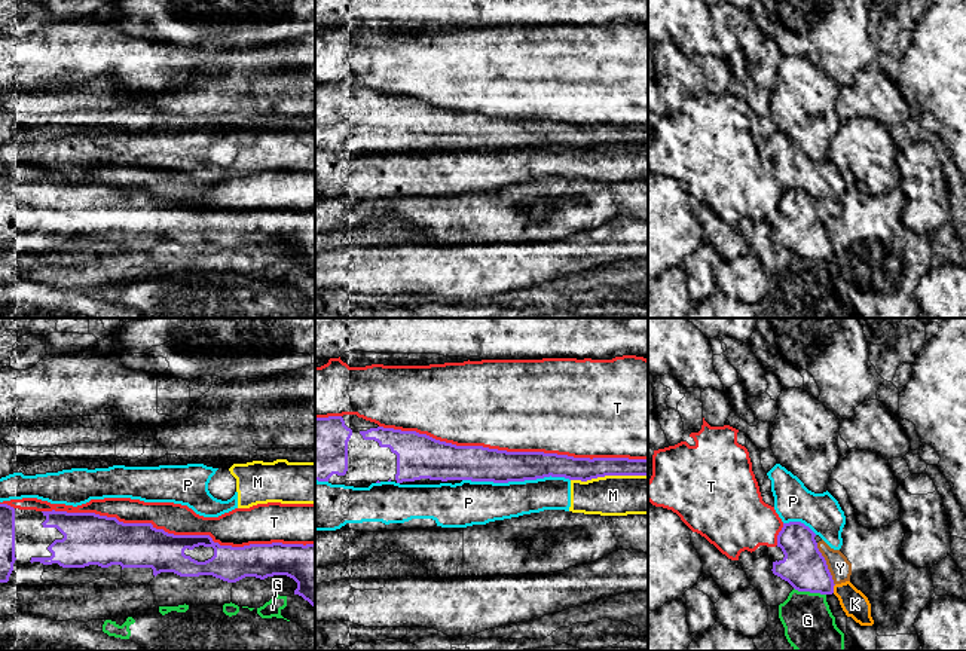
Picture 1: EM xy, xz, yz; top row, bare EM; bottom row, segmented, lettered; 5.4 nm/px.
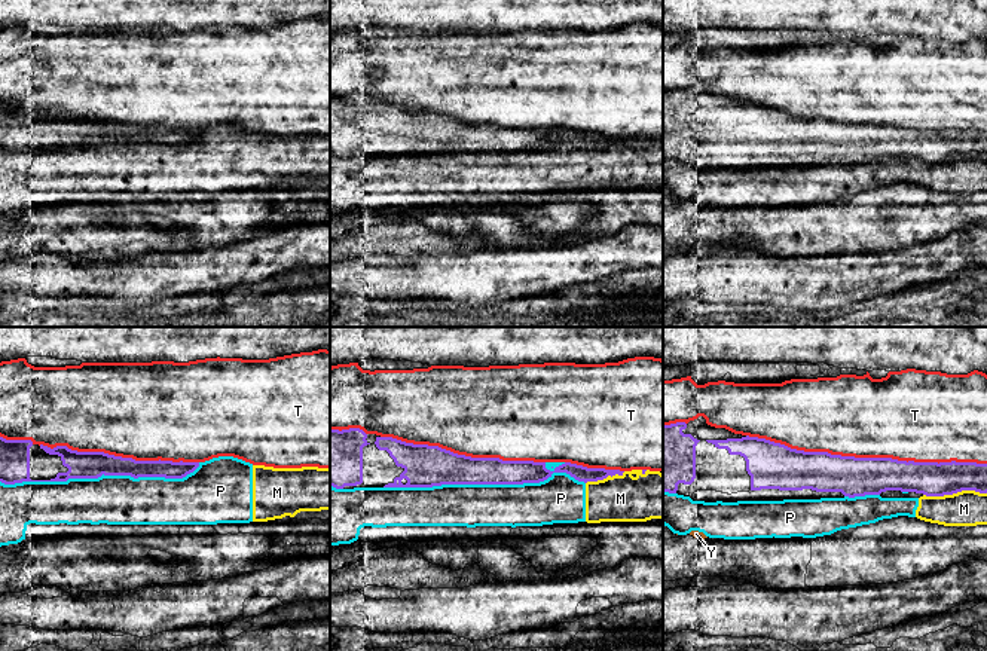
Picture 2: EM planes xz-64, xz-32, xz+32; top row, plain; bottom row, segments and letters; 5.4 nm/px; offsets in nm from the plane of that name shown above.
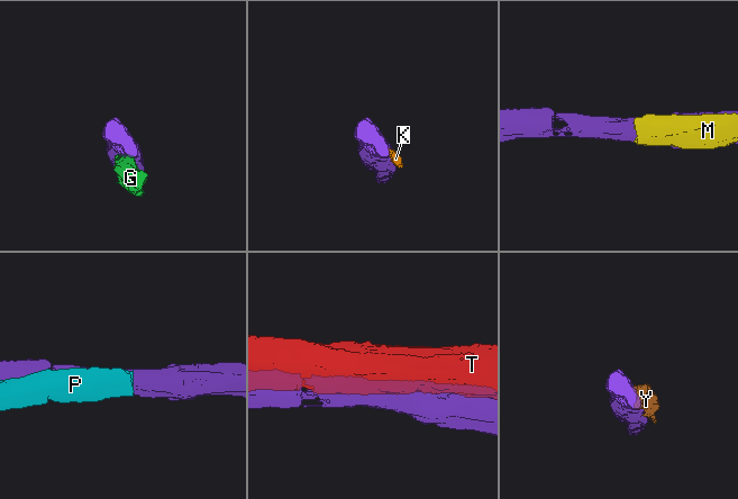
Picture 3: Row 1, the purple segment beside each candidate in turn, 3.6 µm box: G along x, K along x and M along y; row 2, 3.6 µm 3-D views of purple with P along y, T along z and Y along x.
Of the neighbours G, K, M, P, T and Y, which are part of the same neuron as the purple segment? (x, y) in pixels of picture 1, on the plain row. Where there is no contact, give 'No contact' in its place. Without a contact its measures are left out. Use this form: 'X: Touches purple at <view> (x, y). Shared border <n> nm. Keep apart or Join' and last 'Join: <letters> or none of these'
G: Touches purple at yz (810, 259). Shared border 180 nm. Keep apart
K: Touches purple at yz (832, 256). Shared border 50 nm. Keep apart
M: Touches purple at xz (608, 141). Shared border 420 nm. Keep apart
P: Touches purple at xz (516, 147). Shared border 600 nm. Keep apart
T: Touches purple at xy (179, 202). Shared border 1500 nm. Keep apart
Y: Touches purple at yz (825, 231). Shared border 260 nm. Keep apart
Join: none of these

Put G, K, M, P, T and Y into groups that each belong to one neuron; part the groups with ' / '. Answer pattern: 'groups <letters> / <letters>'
groups G / K Y / M P / T

